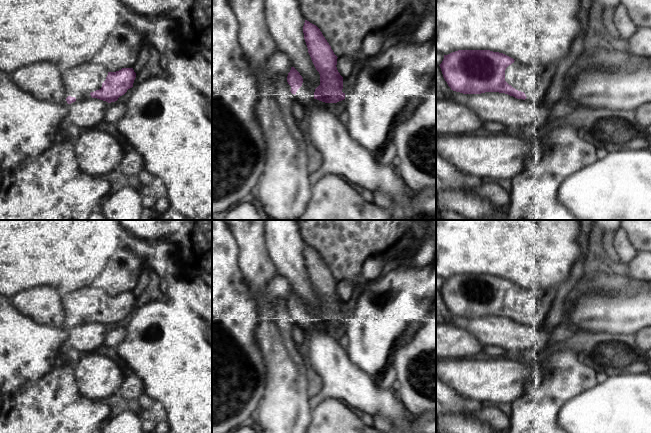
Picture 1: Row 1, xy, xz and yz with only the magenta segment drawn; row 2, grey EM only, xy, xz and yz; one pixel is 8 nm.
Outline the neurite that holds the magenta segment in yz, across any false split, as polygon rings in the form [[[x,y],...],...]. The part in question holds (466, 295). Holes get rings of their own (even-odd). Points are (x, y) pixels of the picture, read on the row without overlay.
[[[458,274],[444,279],[439,290],[453,315],[499,316],[535,327],[544,323],[557,296],[556,288],[526,290],[490,274]]]

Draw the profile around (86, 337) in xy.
[[[92,321],[68,328],[66,348],[77,355],[97,351],[103,345],[108,328],[106,325]]]

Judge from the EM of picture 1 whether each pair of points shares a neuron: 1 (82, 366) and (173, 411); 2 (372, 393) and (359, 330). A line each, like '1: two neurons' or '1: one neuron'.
1: two neurons
2: two neurons

